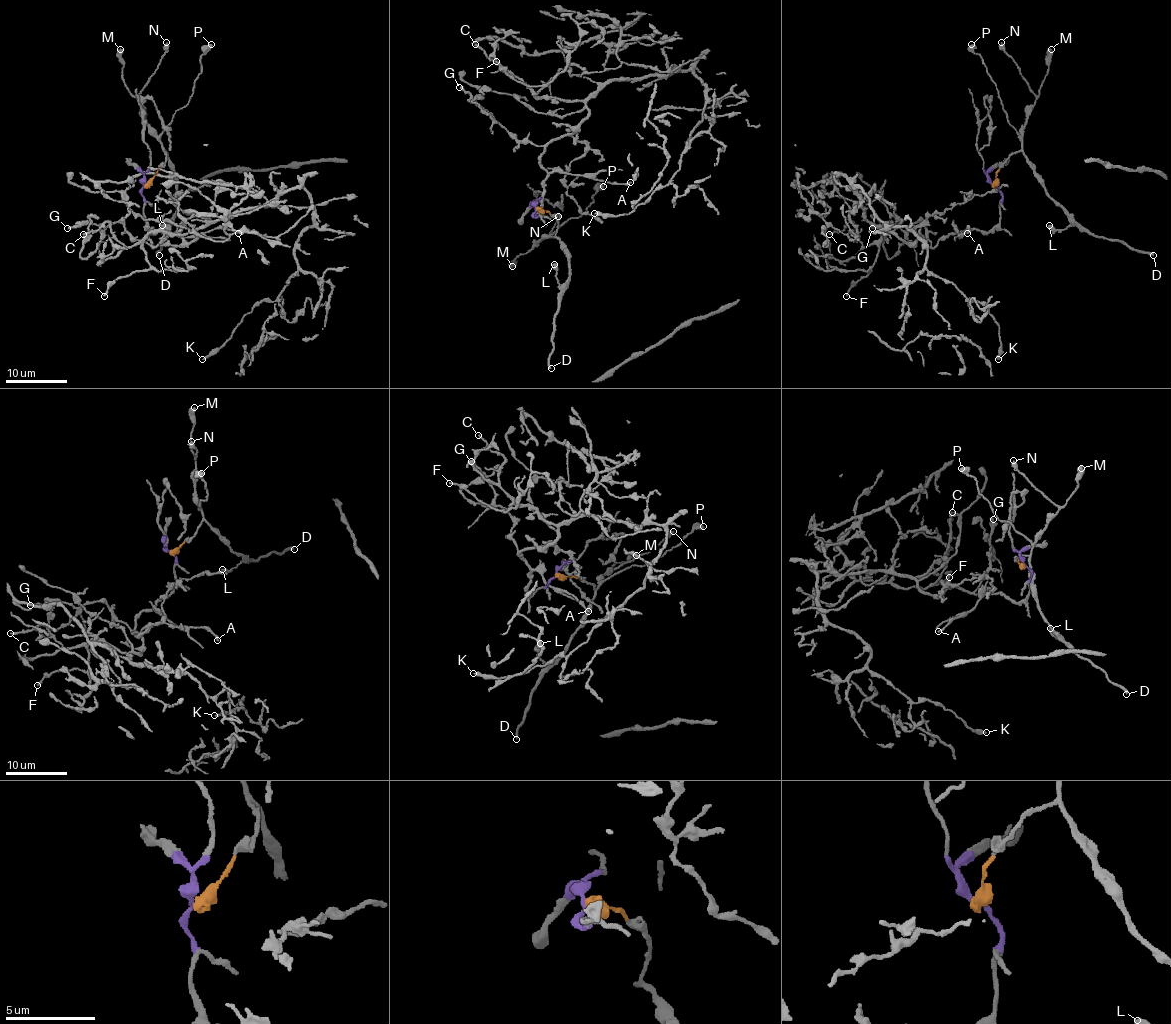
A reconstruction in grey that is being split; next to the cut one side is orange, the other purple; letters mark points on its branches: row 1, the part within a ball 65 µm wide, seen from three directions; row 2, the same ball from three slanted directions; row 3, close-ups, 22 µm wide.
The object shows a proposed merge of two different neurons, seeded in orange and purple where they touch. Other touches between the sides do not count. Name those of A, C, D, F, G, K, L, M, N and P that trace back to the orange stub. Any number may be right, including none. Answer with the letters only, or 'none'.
D, L, M, N, P

